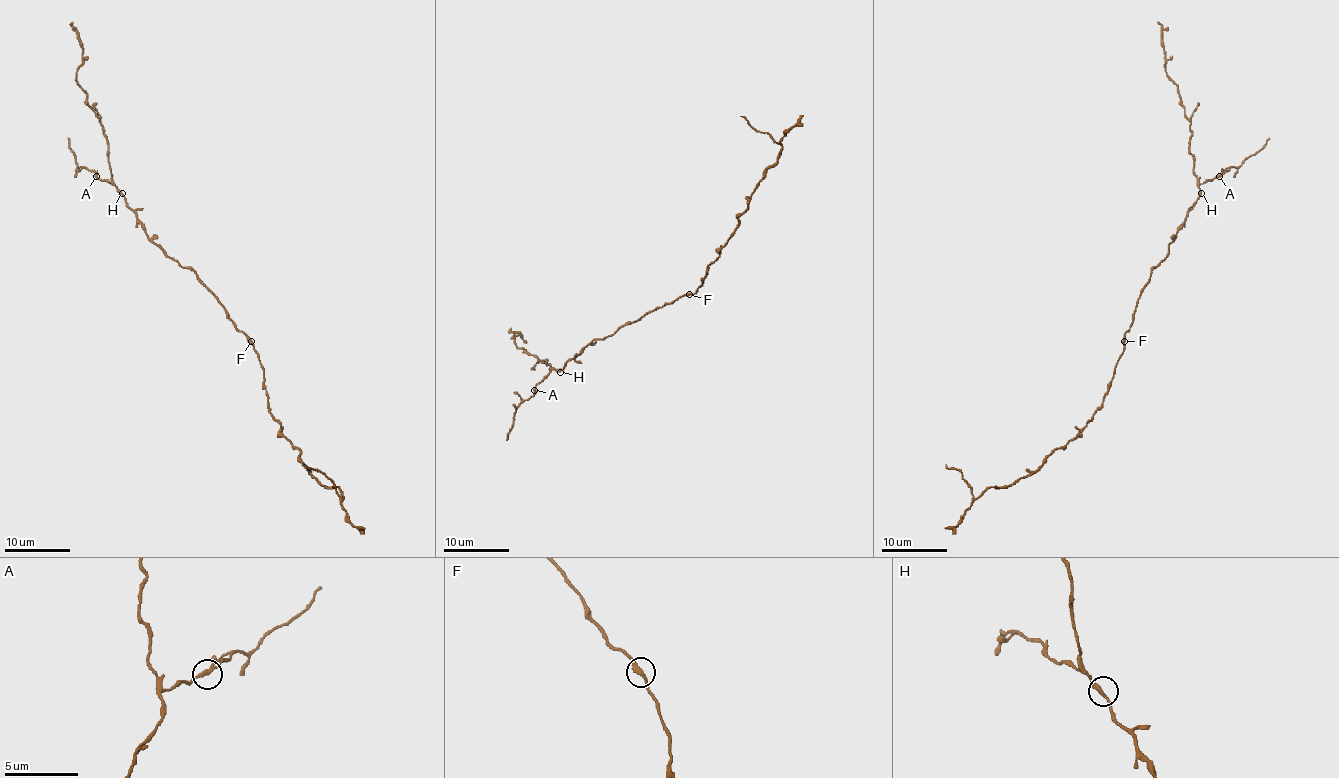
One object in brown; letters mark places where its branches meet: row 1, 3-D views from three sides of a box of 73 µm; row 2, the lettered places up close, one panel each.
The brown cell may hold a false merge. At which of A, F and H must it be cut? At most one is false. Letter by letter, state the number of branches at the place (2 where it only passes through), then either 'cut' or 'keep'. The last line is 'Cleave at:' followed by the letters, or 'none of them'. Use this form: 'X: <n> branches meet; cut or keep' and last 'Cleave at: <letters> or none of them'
A: 2 branches meet; keep
F: 2 branches meet; keep
H: 2 branches meet; keep
Cleave at: none of them

